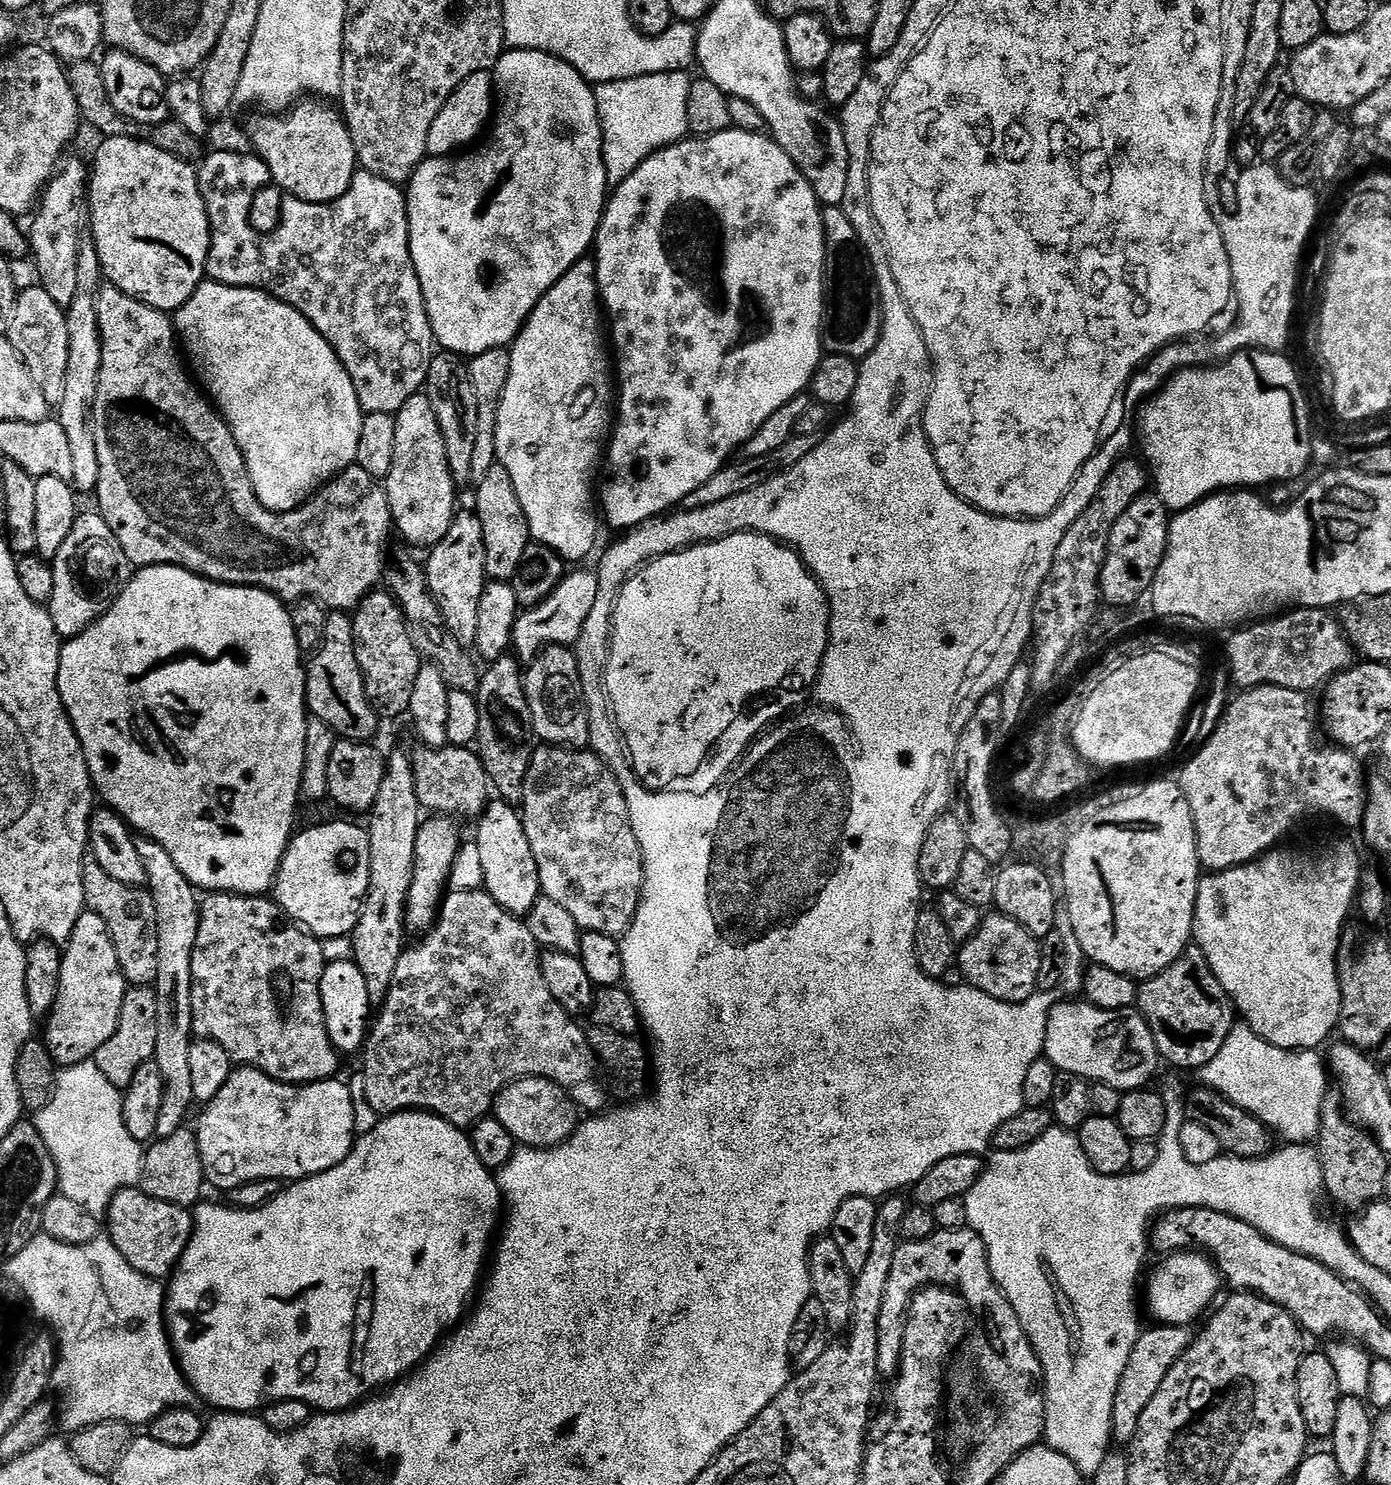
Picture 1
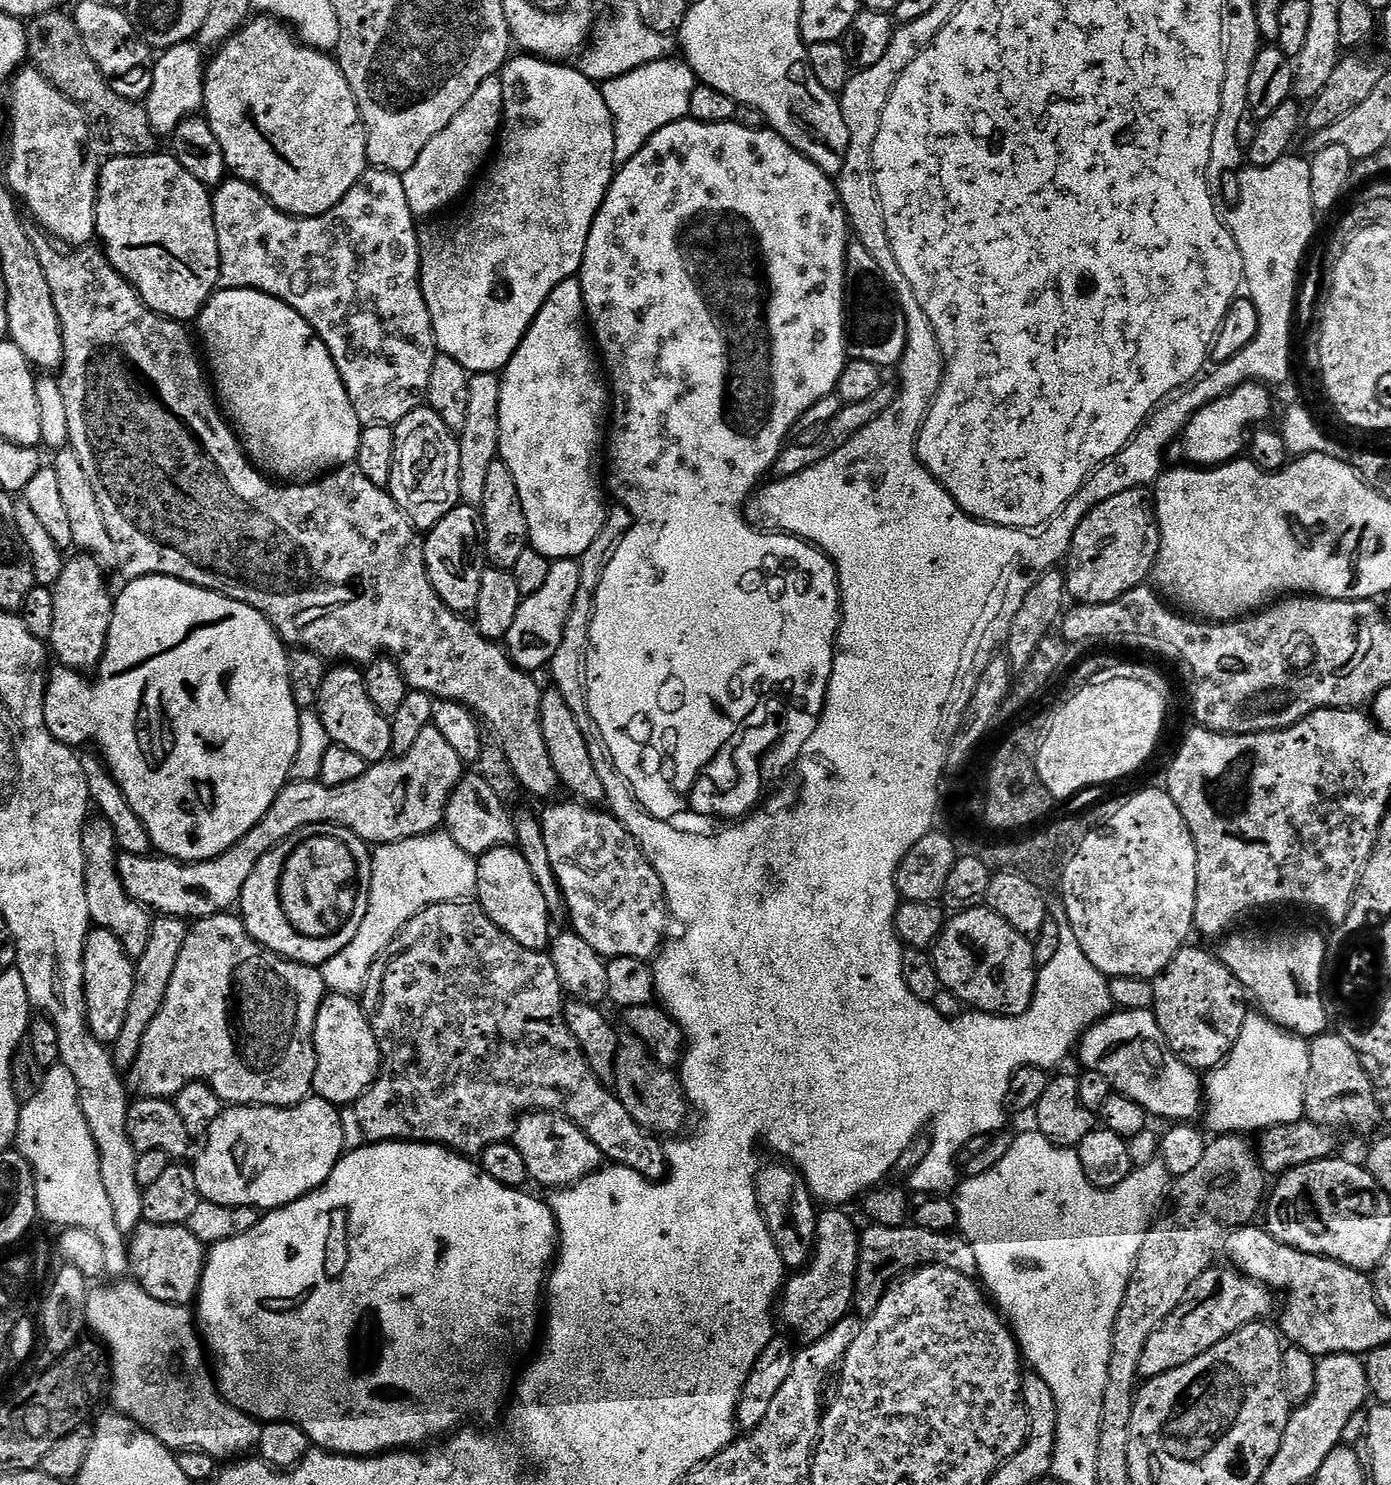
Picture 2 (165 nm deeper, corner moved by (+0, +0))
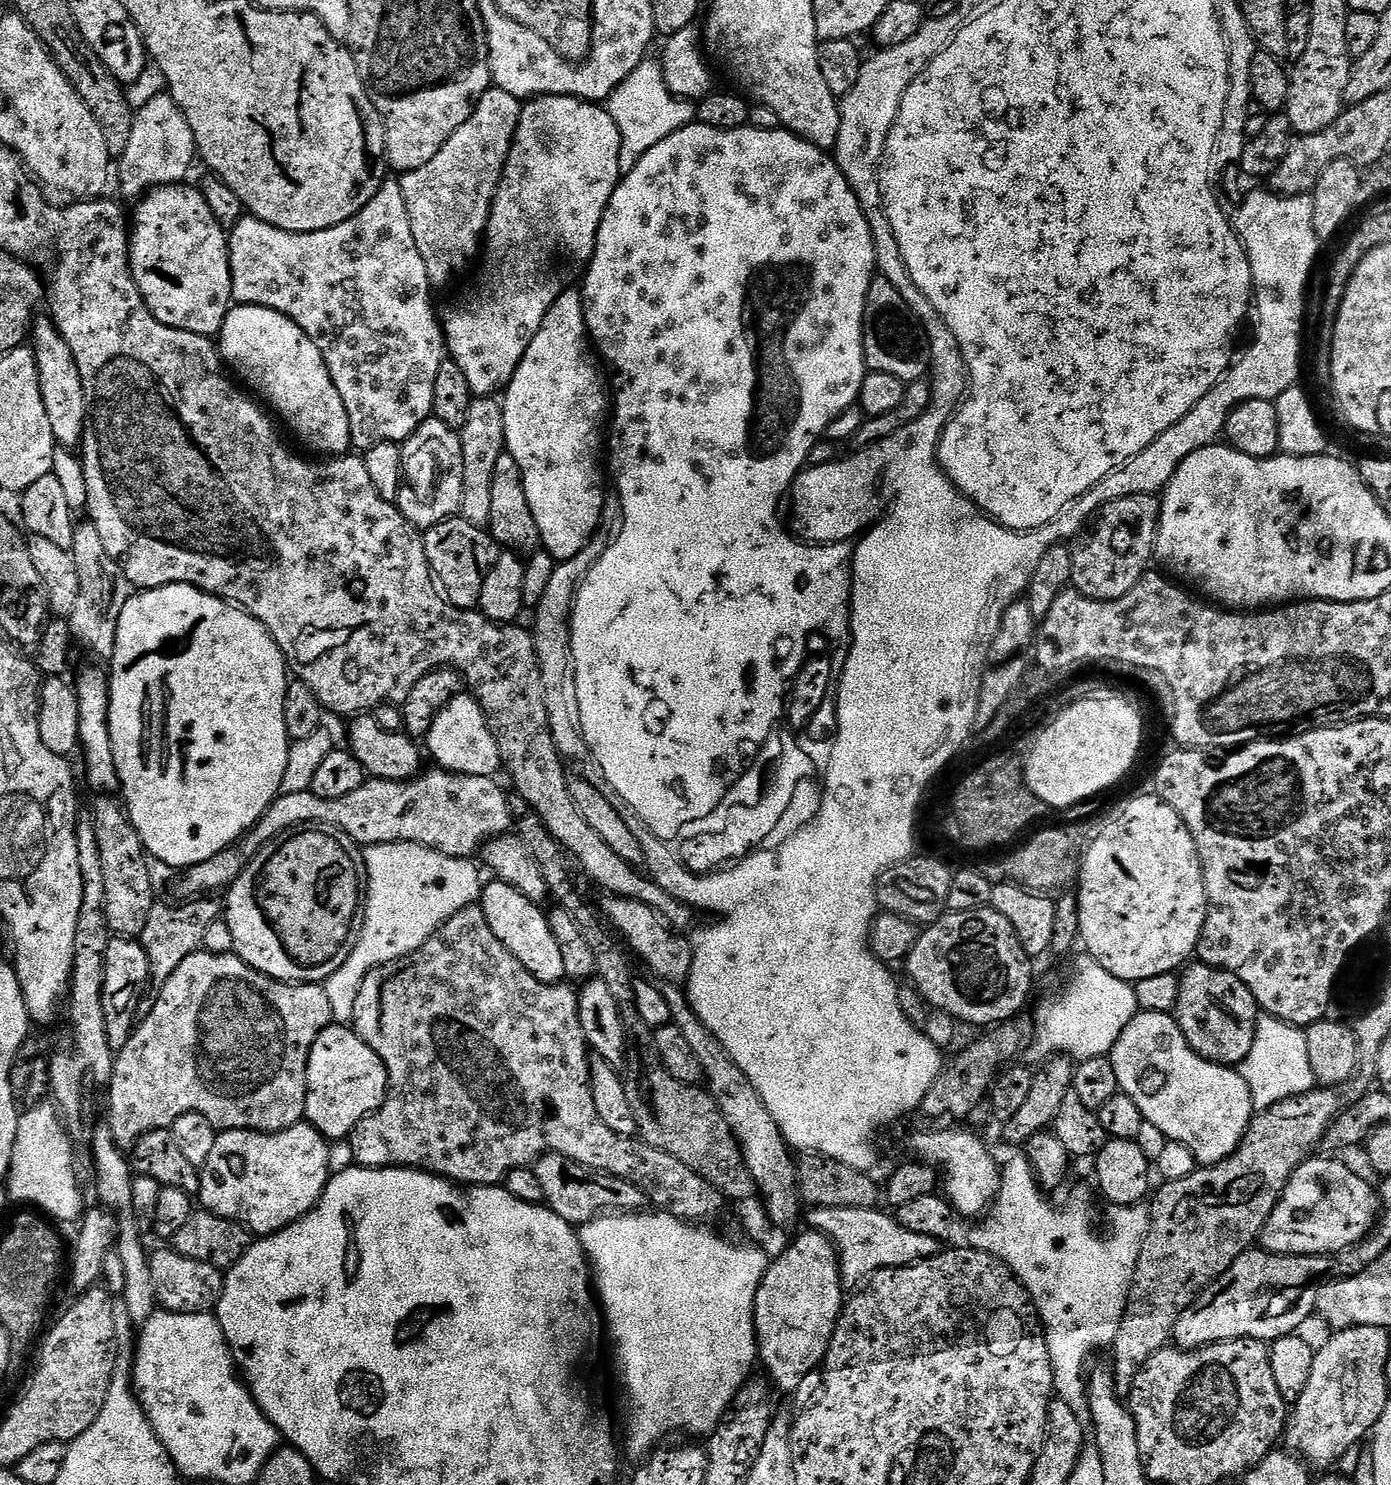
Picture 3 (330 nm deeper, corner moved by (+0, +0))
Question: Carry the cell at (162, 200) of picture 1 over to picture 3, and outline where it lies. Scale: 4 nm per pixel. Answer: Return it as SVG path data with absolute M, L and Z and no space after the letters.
M175 182L172 184L162 184L156 187L153 187L151 189L152 192L149 194L148 197L145 198L144 201L141 202L140 205L136 208L136 213L131 213L130 216L130 239L128 241L128 265L132 268L132 277L134 278L134 282L138 286L138 290L142 294L142 298L145 299L145 304L149 308L150 311L154 312L156 314L156 318L168 325L168 327L176 327L176 328L182 328L184 330L192 331L198 335L204 335L209 337L215 337L217 333L219 333L220 328L224 324L224 319L228 317L228 310L229 308L233 307L234 301L232 298L232 271L230 270L230 262L228 261L228 232L226 231L226 228L219 224L215 220L215 216L210 210L210 206L207 205L206 198L203 196L201 189L199 187L194 186L194 188L191 188L191 183L188 182Z

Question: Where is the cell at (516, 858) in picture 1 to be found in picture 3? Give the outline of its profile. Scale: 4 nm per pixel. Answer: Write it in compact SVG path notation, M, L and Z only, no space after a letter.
M501 878L493 879L493 884L485 883L478 901L484 910L484 917L494 930L498 942L534 974L543 984L558 984L565 979L561 951L557 939L551 934L548 917L541 905L524 897L514 886Z

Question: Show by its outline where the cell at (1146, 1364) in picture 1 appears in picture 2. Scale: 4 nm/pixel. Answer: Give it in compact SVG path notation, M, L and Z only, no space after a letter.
M1211 1266L1189 1288L1188 1296L1177 1306L1160 1328L1154 1330L1142 1353L1140 1376L1153 1380L1170 1369L1194 1362L1206 1350L1234 1334L1242 1326L1268 1318L1272 1312L1273 1293L1262 1284L1249 1280L1231 1266Z

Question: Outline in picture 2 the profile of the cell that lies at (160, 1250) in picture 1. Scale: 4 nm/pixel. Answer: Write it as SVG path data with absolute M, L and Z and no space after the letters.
M144 1222L131 1235L128 1245L128 1262L135 1283L150 1294L150 1298L158 1298L158 1302L167 1304L191 1305L200 1295L200 1283L204 1281L206 1263L206 1244L199 1240L191 1230L182 1224L150 1224Z

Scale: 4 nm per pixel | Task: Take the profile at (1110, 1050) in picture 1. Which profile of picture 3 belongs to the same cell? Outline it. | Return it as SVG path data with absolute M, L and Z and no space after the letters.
M1145 1012L1132 1017L1120 1031L1120 1036L1116 1039L1116 1044L1112 1049L1116 1051L1116 1066L1113 1068L1113 1074L1117 1078L1117 1089L1123 1095L1134 1098L1134 1106L1143 1114L1145 1123L1153 1124L1162 1130L1165 1140L1177 1140L1187 1146L1194 1155L1196 1155L1197 1165L1205 1166L1213 1163L1212 1156L1212 1132L1224 1132L1228 1128L1228 1104L1245 1104L1251 1105L1251 1094L1248 1092L1247 1084L1241 1078L1239 1071L1235 1067L1216 1064L1213 1060L1202 1058L1194 1049L1186 1042L1186 1038L1181 1034L1180 1027L1176 1025L1175 1019L1167 1012Z

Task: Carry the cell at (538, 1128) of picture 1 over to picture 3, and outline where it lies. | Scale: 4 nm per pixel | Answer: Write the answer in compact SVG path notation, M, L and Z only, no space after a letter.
M557 1152L544 1153L535 1161L534 1167L538 1174L538 1182L542 1182L544 1204L553 1208L573 1226L586 1224L605 1210L637 1211L636 1199L641 1199L642 1193L629 1180L612 1176L609 1172L597 1172L586 1168Z

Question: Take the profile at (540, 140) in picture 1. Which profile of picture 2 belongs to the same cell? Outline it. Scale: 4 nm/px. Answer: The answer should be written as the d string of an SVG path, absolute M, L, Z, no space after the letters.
M516 55L509 59L499 73L505 98L503 125L498 135L498 147L495 149L494 159L490 164L492 169L488 168L483 173L484 181L480 180L471 193L471 196L473 195L472 213L465 220L456 220L453 224L434 225L429 230L428 237L426 235L423 237L420 253L420 285L422 294L426 298L426 306L430 310L430 322L434 330L437 349L443 355L454 358L454 362L461 364L470 374L477 372L503 373L504 367L518 350L522 338L528 333L528 327L532 325L534 318L542 310L546 298L550 298L550 294L559 284L573 279L579 273L580 268L584 265L586 242L590 238L590 226L606 198L608 187L611 186L613 175L618 168L614 158L612 115L604 101L601 85L595 80L586 78L579 67L567 68L569 66L567 63L540 59L536 55Z

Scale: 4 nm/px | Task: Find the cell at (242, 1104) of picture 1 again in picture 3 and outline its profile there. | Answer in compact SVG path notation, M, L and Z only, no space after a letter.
M307 1122L295 1124L281 1132L250 1132L246 1128L221 1131L210 1149L210 1156L200 1169L199 1207L224 1219L236 1220L257 1237L279 1232L309 1212L324 1193L330 1179L328 1147L330 1144L325 1136Z

